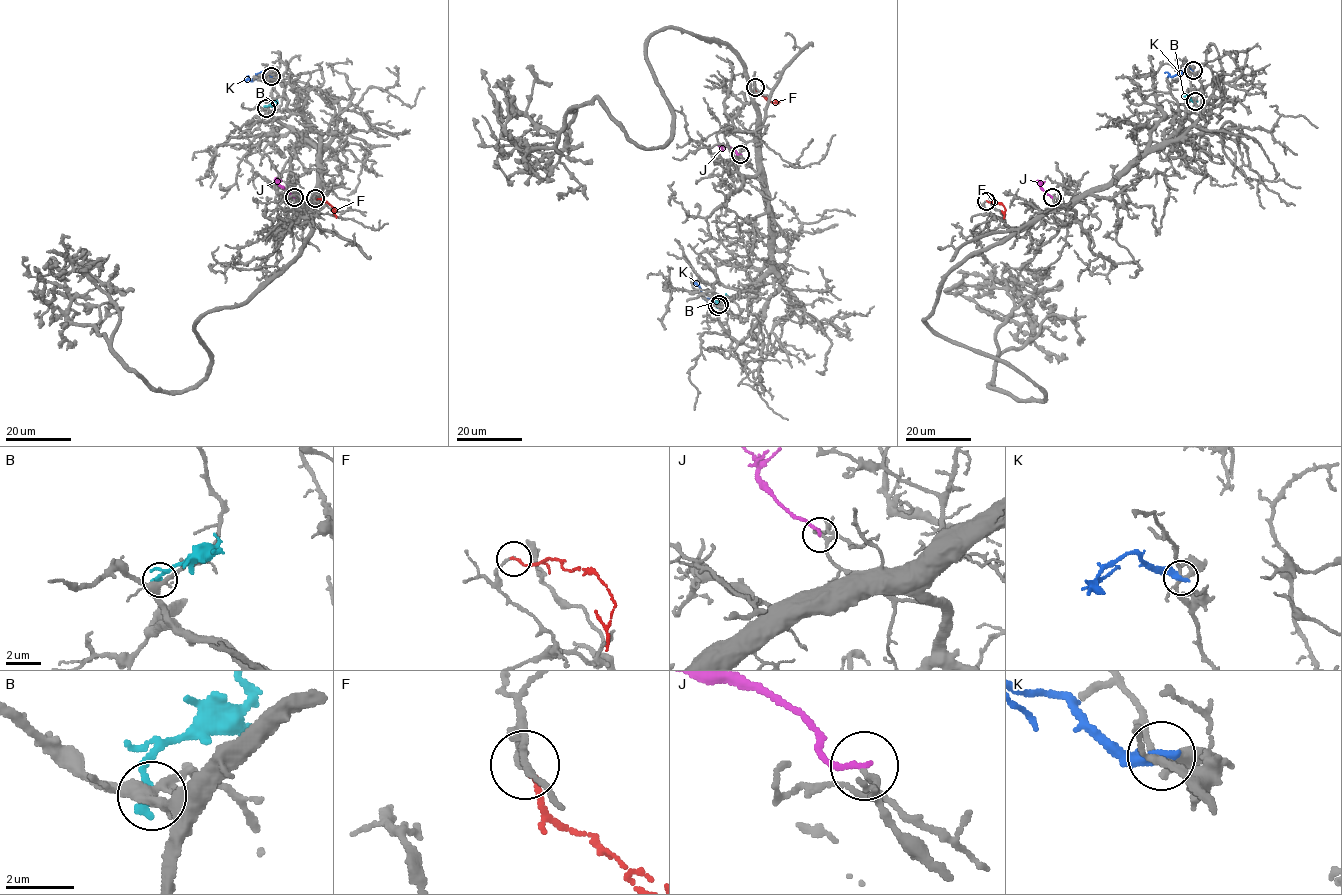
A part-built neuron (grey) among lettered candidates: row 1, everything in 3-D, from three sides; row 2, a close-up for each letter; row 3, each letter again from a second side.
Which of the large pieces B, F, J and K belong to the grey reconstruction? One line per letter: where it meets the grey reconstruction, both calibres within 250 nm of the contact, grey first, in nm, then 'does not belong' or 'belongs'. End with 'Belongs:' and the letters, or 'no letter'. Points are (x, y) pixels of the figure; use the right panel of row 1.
B: meets grey at (1195, 101); 320 nm thick on the grey side, 240 nm on the other; does not belong
F: meets grey at (986, 201); 150 nm thick on the grey side, 150 nm on the other; does not belong
J: meets grey at (1052, 197); 140 nm thick on the grey side, 170 nm on the other; belongs
K: meets grey at (1193, 70); 200 nm thick on the grey side, 400 nm on the other; does not belong
Belongs: J

